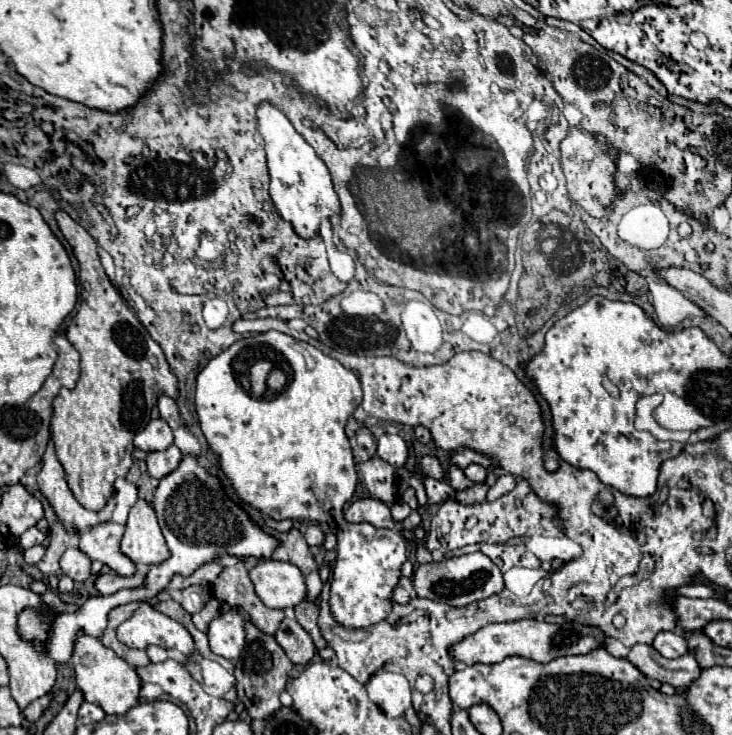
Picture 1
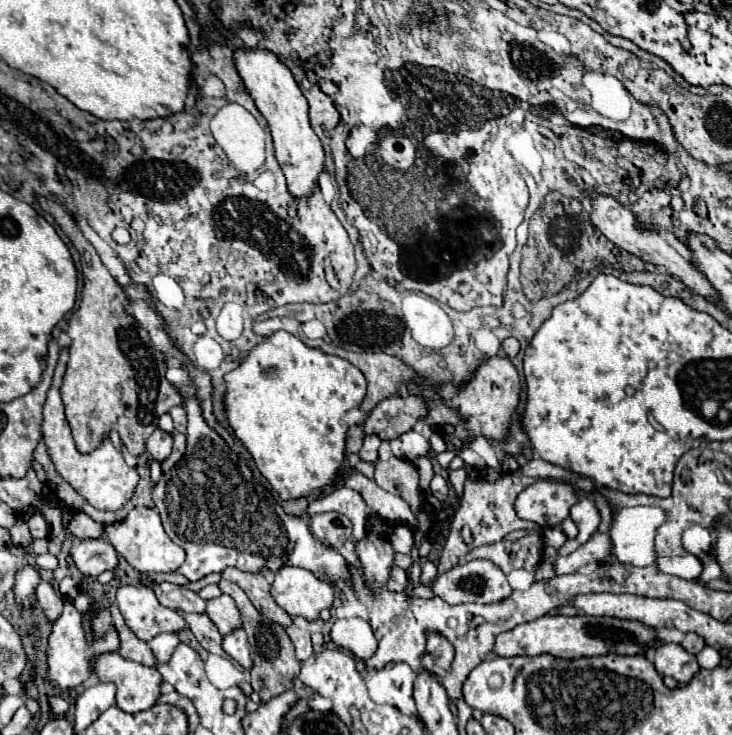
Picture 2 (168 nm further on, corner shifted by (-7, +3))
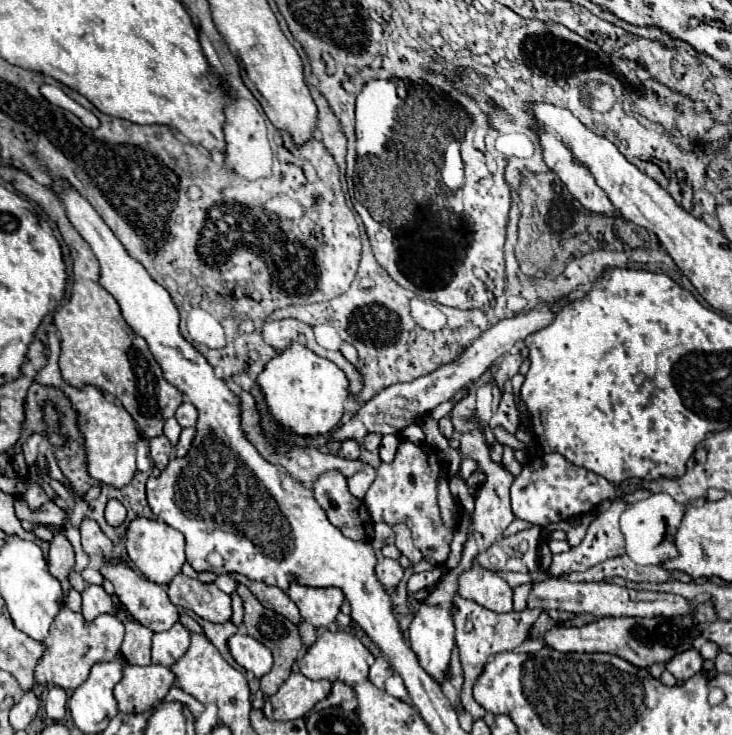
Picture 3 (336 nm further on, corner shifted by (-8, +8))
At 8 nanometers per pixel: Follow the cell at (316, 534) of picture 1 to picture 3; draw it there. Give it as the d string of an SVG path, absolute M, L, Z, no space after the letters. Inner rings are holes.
M329 472L315 482L313 496L325 510L329 522L351 540L369 542L373 536L373 520L363 502L347 490L347 478L339 472Z

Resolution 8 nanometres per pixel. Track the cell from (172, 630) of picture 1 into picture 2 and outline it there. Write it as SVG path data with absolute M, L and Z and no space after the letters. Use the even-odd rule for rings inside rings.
M122 585L116 591L116 601L126 625L142 641L150 641L164 631L178 633L186 627L182 615L174 609L162 607L150 587Z

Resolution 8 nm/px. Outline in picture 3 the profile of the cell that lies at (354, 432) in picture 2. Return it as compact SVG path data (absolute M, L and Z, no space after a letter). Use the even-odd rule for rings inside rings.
M343 440L339 454L343 458L359 458L359 444L355 440Z

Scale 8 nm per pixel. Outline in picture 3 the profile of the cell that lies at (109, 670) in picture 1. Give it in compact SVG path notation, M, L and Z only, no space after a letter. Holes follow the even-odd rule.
M125 664L123 678L115 686L115 700L119 702L119 710L135 714L155 708L165 698L173 682L175 682L173 672L161 664L149 666Z

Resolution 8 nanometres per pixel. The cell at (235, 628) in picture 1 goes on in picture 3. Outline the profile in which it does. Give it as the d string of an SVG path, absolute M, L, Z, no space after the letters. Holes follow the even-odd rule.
M235 634L229 638L229 650L233 660L243 666L247 672L253 672L257 678L261 678L269 668L273 666L273 658L269 648L265 648L261 642L247 634Z

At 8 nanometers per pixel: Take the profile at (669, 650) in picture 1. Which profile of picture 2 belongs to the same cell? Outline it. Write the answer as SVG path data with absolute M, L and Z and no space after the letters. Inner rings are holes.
M686 633L686 639L682 641L682 647L686 649L686 651L690 651L690 653L700 653L702 649L704 649L704 639L700 637L700 635L696 635L696 633Z

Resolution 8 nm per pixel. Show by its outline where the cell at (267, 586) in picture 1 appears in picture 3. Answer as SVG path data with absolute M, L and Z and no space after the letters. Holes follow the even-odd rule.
M291 582L287 596L297 604L301 618L315 628L333 624L345 598L339 588L311 588L297 582Z

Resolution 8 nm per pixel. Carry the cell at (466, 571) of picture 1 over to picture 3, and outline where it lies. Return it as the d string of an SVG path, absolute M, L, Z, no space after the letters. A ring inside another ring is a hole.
M473 564L471 570L459 574L459 596L475 600L493 612L511 612L513 594L511 586L493 570Z

